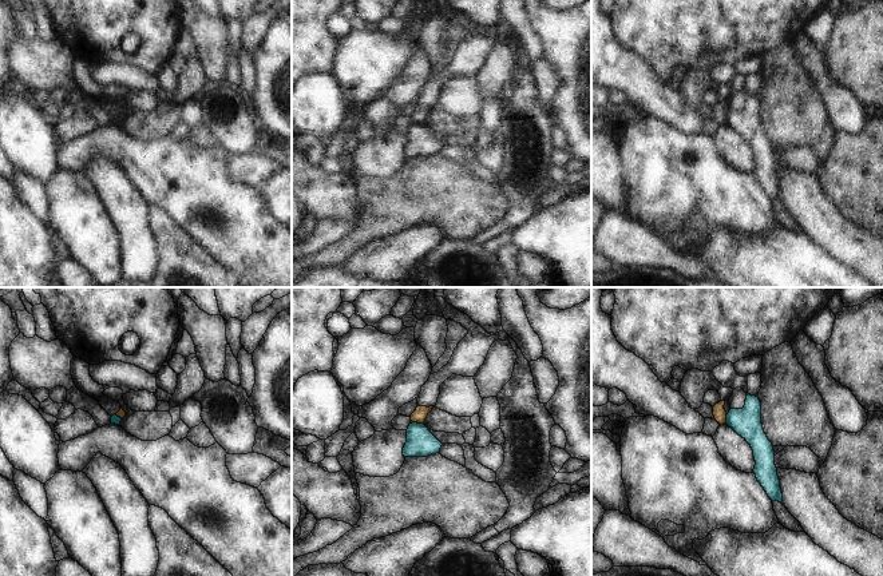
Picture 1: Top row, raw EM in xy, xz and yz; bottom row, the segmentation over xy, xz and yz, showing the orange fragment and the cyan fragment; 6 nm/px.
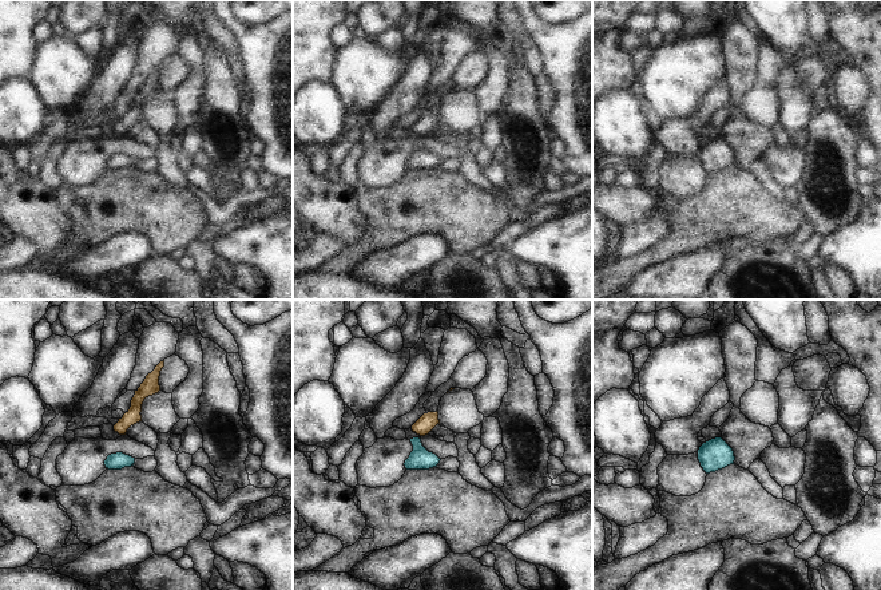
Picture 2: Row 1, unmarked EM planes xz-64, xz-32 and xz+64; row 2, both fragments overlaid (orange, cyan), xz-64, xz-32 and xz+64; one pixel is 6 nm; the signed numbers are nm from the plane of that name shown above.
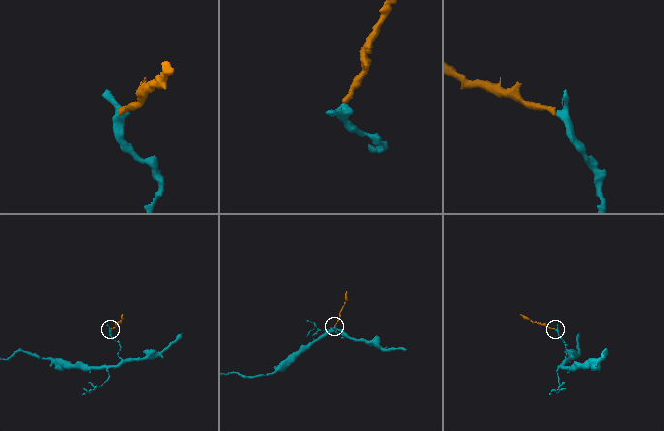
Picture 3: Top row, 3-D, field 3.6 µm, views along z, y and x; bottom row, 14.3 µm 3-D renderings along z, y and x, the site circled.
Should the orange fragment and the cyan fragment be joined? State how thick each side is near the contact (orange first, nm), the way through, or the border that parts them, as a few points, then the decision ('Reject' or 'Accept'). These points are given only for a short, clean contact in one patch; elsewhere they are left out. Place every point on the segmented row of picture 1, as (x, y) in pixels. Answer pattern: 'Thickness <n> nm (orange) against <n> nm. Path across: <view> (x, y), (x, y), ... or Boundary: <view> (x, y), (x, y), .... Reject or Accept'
Thickness 90 nm (orange) against 180 nm. Boundary: xz (412, 421), (423, 424). Reject

